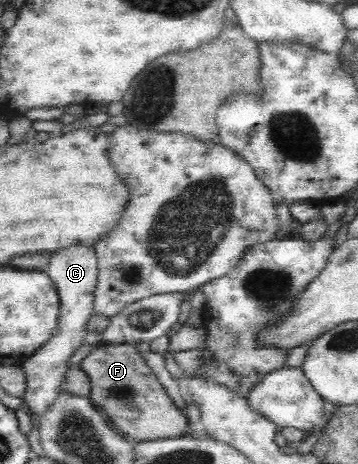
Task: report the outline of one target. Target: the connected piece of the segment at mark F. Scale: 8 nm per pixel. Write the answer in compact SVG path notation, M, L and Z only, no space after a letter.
M100 344L93 347L91 353L82 360L79 366L88 374L91 391L90 398L93 406L105 415L113 429L130 441L149 441L189 438L189 418L183 410L179 409L175 401L167 394L157 376L151 372L143 356L137 354L133 344Z

